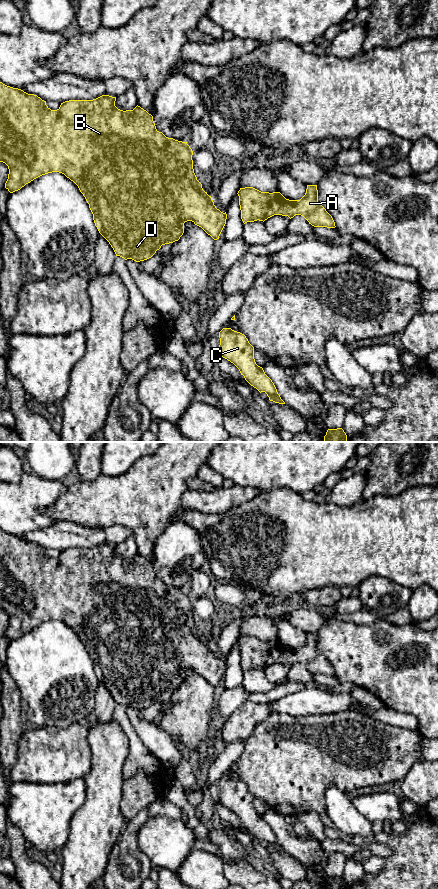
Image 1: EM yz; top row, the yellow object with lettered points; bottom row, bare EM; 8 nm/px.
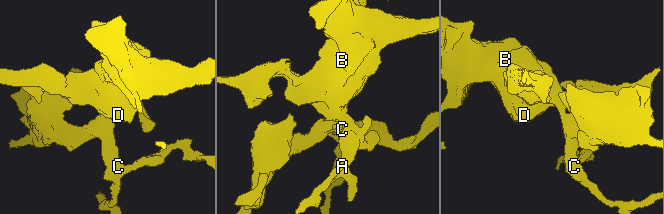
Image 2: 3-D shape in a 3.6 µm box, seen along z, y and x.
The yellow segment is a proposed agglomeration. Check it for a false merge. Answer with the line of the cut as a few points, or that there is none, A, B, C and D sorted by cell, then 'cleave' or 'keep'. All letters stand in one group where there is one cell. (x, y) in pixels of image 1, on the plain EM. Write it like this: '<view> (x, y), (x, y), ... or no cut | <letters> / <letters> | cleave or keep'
no cut | A B C D | keep

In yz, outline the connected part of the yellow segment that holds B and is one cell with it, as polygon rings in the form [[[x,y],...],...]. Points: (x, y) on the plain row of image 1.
[[[0,530],[0,610],[8,614],[9,622],[5,631],[5,636],[13,641],[20,638],[34,627],[52,620],[64,622],[73,629],[85,645],[89,656],[93,662],[93,668],[99,681],[109,690],[116,704],[132,707],[136,710],[151,706],[162,693],[178,689],[184,681],[184,671],[192,669],[201,675],[214,688],[219,684],[226,672],[227,662],[216,656],[214,650],[202,636],[202,632],[197,628],[193,617],[193,599],[187,590],[166,585],[156,577],[153,564],[140,554],[133,558],[120,558],[115,554],[116,545],[102,543],[93,548],[69,548],[61,551],[57,558],[51,558],[46,549],[34,542],[28,542],[21,537],[7,534]]]

